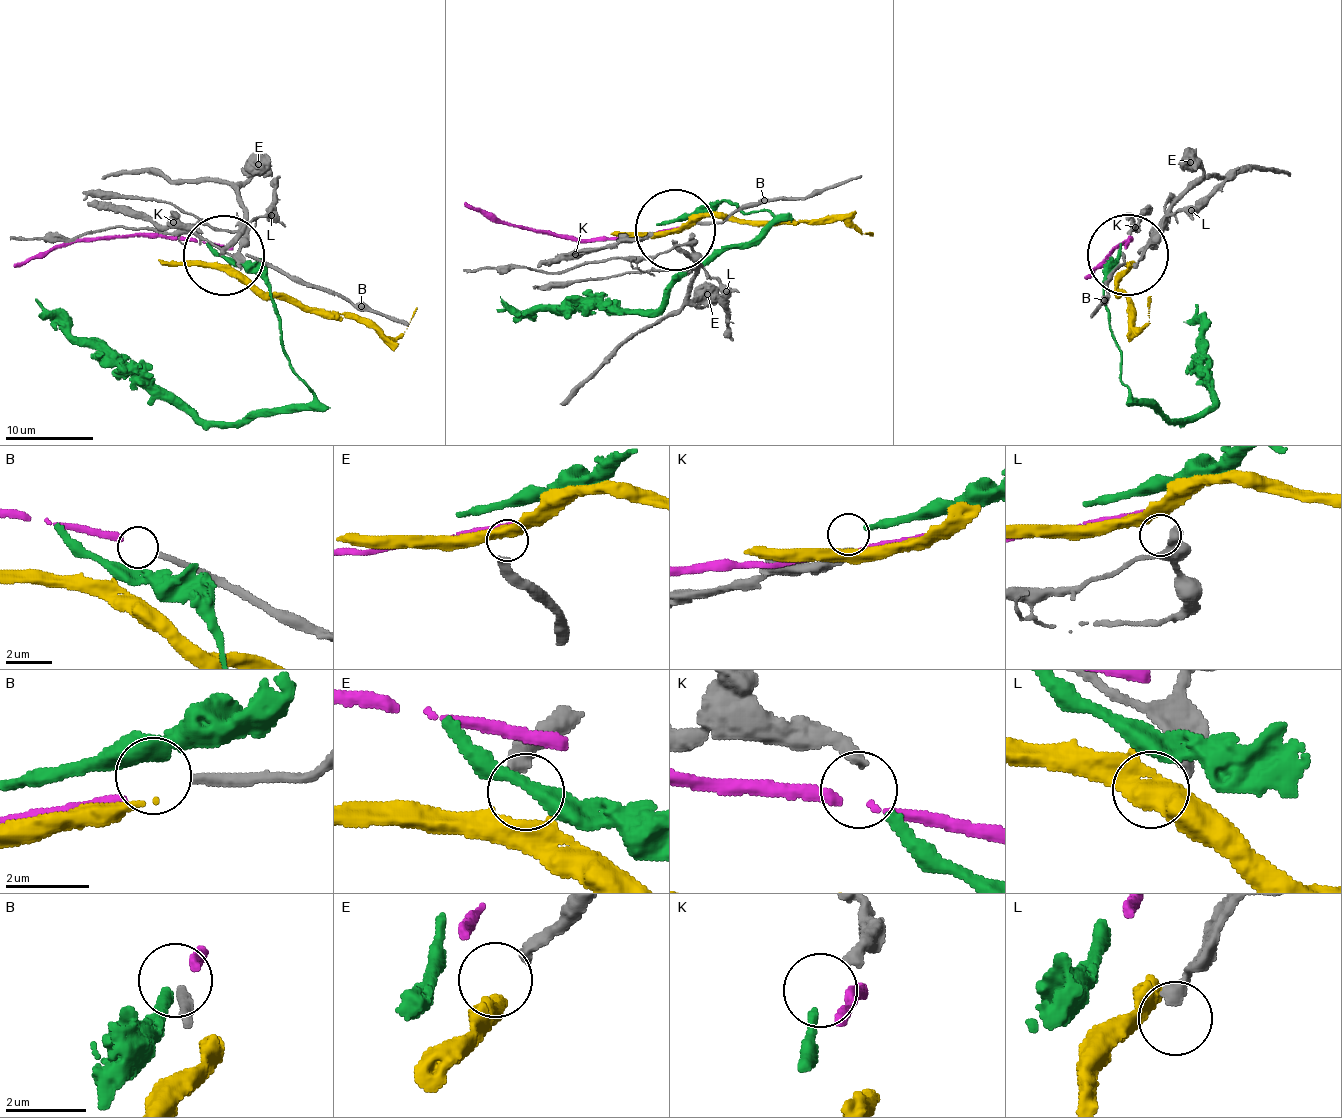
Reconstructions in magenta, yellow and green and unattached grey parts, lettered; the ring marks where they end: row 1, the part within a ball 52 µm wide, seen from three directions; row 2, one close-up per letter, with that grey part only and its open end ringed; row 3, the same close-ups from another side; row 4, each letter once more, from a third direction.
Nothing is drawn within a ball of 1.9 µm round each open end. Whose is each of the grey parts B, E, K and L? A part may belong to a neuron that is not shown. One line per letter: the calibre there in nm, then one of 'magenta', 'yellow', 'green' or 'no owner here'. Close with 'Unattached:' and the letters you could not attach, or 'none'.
B: calibre 260 nm; magenta
E: calibre 360 nm; yellow
K: calibre 280 nm; green
L: calibre 400 nm; no owner here
Unattached: L

